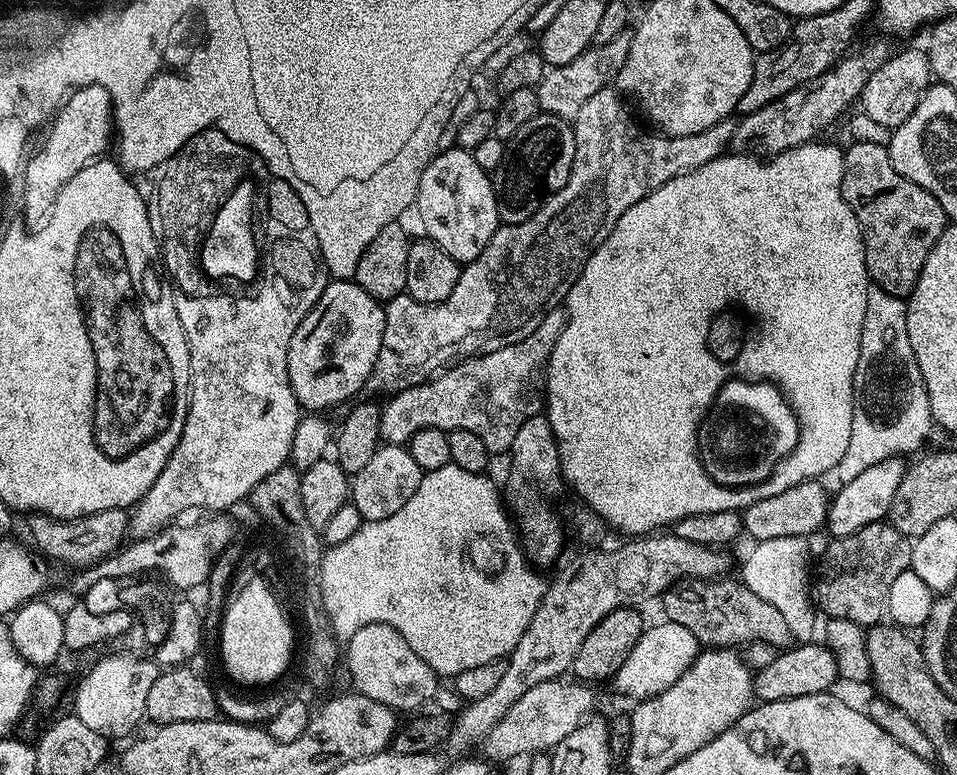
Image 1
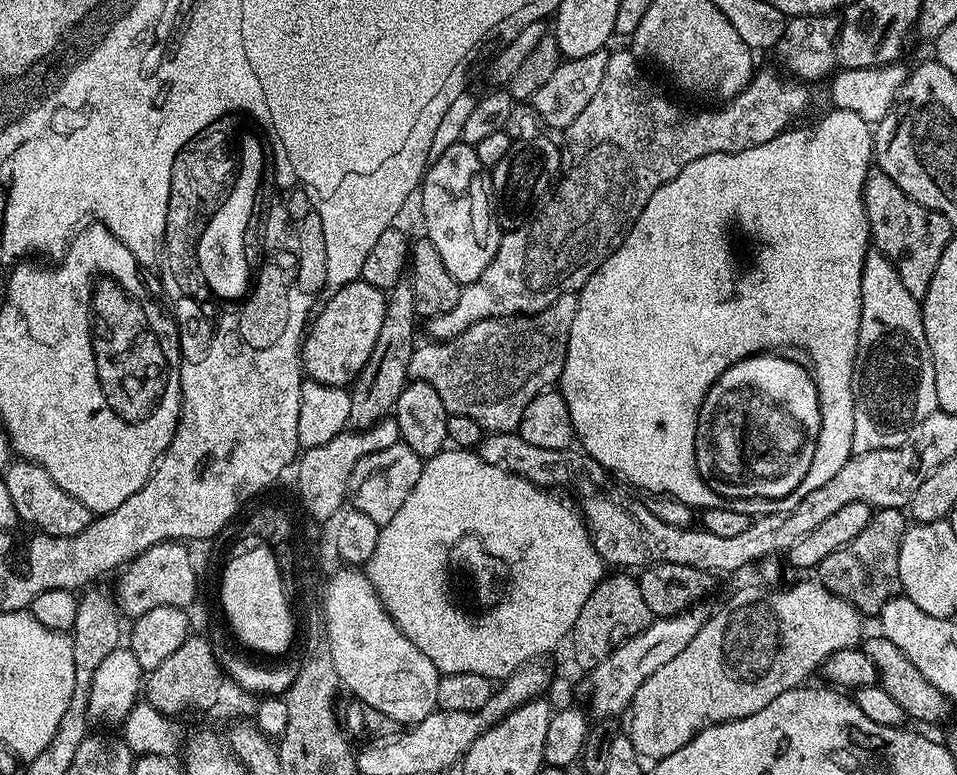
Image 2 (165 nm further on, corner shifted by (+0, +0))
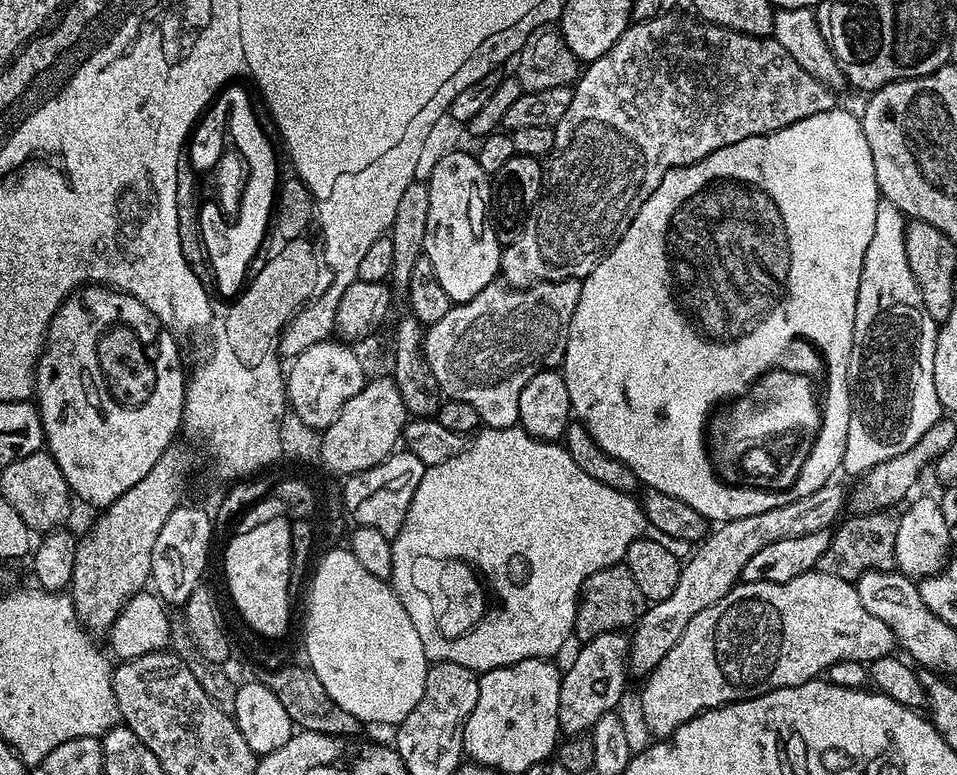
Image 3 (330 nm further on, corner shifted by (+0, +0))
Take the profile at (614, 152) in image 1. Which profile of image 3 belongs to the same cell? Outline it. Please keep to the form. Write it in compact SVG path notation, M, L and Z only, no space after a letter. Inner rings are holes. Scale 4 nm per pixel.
M668 10L655 16L653 20L629 23L622 38L618 38L618 42L614 42L614 46L610 46L610 50L606 50L602 58L591 61L580 72L579 79L572 88L570 107L556 123L552 153L546 157L544 190L537 198L536 205L528 213L516 241L503 245L500 253L499 275L509 288L529 288L535 284L545 284L555 280L583 281L584 277L594 270L594 266L598 266L600 259L620 241L622 234L626 234L642 202L646 202L646 198L650 198L650 194L658 190L658 182L666 178L670 169L696 164L702 158L714 154L714 150L722 150L722 146L734 146L734 142L742 142L742 138L777 132L794 122L802 122L802 118L810 118L814 114L828 112L831 108L837 107L838 100L832 97L835 96L833 89L820 84L818 78L806 74L806 70L802 70L802 66L798 66L798 62L794 62L794 58L790 58L786 50L782 50L782 46L775 38L742 34L717 24L709 24L707 20L689 16L675 16L671 10Z

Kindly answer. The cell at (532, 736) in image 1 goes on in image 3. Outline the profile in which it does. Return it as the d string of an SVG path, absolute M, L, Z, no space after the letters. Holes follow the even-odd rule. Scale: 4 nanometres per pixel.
M833 482L786 506L774 506L774 510L766 510L763 514L750 514L750 518L725 520L713 527L699 547L683 561L680 581L678 586L674 586L674 594L645 607L644 615L631 629L629 673L633 677L648 677L658 662L670 654L674 642L682 638L682 630L686 630L690 618L694 618L694 614L702 614L706 606L714 606L718 598L725 596L740 580L742 566L746 566L746 562L750 562L750 557L758 554L762 546L770 546L770 542L782 542L782 538L802 538L802 534L814 534L823 528L831 529L841 519L840 511L845 511L845 508L846 488L839 482Z

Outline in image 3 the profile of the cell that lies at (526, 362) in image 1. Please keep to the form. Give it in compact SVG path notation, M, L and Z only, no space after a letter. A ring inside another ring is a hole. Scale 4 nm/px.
M555 280L529 288L509 288L503 282L488 284L476 297L464 304L453 303L452 309L426 328L424 352L437 379L437 386L447 399L467 402L478 410L485 428L515 428L520 423L518 398L526 382L547 368L559 369L564 362L570 322L582 294L578 280Z

